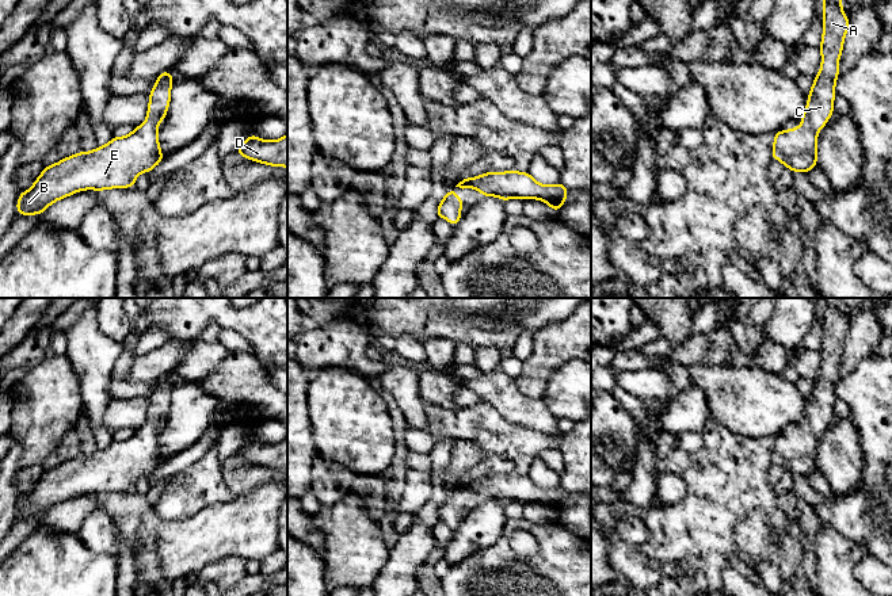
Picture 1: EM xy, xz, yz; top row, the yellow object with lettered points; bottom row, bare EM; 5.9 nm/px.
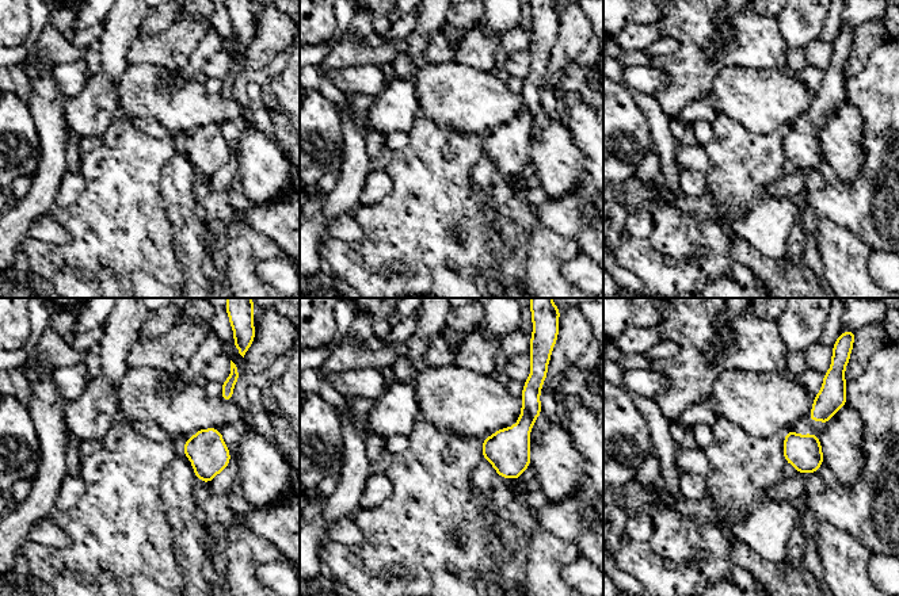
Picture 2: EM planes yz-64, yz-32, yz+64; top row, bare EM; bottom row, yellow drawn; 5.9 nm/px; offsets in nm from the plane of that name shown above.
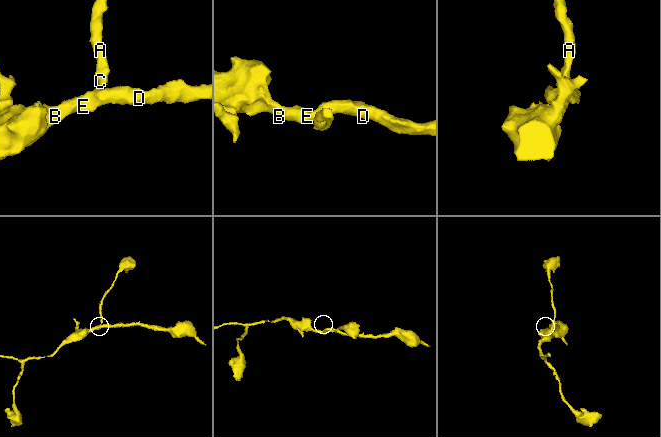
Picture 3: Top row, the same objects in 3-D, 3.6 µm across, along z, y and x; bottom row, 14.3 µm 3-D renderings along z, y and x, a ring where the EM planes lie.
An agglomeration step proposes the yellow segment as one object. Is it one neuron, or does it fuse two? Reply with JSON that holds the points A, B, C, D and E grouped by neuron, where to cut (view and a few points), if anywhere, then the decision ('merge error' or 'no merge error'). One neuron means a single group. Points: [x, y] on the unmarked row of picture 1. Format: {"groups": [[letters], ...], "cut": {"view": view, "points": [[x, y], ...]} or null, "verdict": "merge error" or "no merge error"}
{"groups": [["A", "B", "C", "D", "E"]], "cut": null, "verdict": "no merge error"}

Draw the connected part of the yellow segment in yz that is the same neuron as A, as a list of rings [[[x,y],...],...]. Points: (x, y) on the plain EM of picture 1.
[[[823,298],[823,339],[819,354],[822,367],[808,397],[801,428],[774,438],[771,462],[792,475],[808,477],[817,470],[817,436],[834,417],[835,385],[840,379],[838,366],[849,333],[849,320],[842,313],[839,298]]]

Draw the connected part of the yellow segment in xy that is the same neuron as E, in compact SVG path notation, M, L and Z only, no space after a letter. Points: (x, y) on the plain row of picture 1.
M168 372L157 379L157 385L149 397L149 408L145 427L133 432L129 439L117 440L91 455L79 455L64 461L61 465L46 469L33 486L33 490L19 497L16 519L41 519L52 507L85 493L111 493L134 490L141 475L149 477L164 462L159 447L157 429L165 423L171 406L171 390L175 379Z

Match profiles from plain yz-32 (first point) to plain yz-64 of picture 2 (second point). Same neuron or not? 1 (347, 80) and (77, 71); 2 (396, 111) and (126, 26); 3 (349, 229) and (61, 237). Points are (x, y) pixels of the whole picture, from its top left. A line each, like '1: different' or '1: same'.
1: same
2: same
3: same

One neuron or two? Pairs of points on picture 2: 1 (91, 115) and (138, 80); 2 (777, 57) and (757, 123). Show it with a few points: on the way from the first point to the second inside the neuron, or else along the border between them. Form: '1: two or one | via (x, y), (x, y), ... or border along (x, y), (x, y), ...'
1: two | border along (129, 65), (115, 83), (120, 111)
2: two | border along (743, 65), (788, 71)

